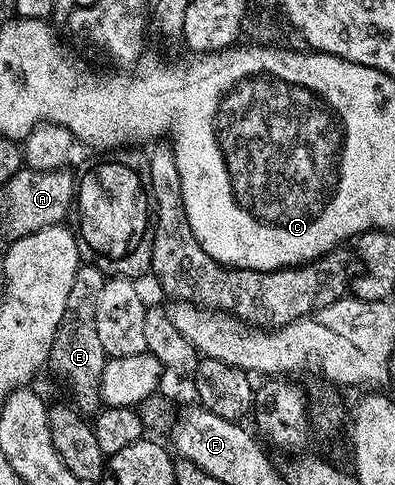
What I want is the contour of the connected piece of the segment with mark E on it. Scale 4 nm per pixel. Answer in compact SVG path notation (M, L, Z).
M96 264L79 265L76 280L68 291L68 301L64 307L64 320L56 332L56 340L50 349L49 365L66 381L70 389L73 405L83 415L93 416L103 405L101 398L101 376L107 362L104 344L96 332L96 303L100 300L100 288L104 288L107 276Z

